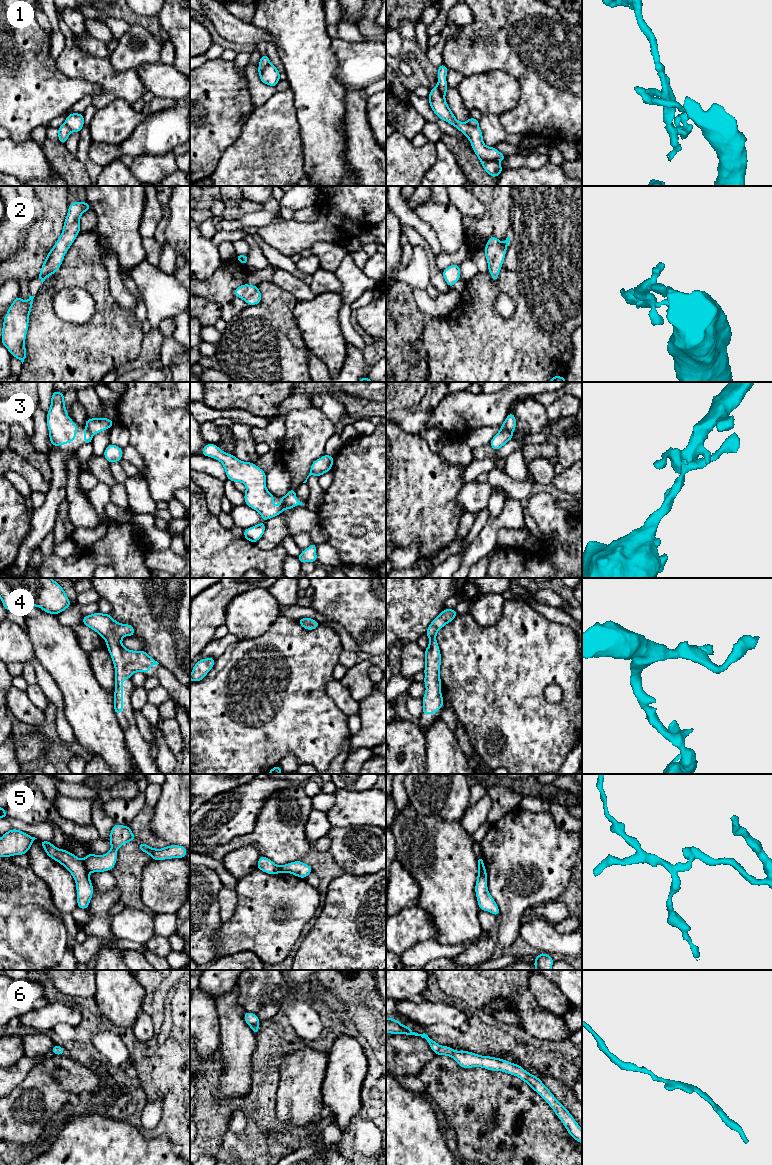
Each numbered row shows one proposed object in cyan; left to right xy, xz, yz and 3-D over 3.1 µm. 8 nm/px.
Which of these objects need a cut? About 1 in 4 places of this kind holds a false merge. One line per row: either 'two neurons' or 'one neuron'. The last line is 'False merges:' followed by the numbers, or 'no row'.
1: two neurons
2: one neuron
3: two neurons
4: one neuron
5: two neurons
6: one neuron
False merges: 1, 3, 5

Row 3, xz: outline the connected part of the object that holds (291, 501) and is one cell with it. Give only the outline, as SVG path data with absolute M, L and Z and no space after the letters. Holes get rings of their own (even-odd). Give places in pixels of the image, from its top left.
M290 489L284 496L284 510L292 509L297 505L304 505L302 502L298 501L296 498L296 490Z

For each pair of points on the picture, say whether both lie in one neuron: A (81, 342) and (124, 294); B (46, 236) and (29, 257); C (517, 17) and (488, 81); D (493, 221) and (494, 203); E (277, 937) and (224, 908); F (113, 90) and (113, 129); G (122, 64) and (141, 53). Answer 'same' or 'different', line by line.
A: different
B: same
C: different
D: same
E: different
F: different
G: same

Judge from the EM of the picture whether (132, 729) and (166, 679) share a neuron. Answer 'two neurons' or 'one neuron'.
one neuron

